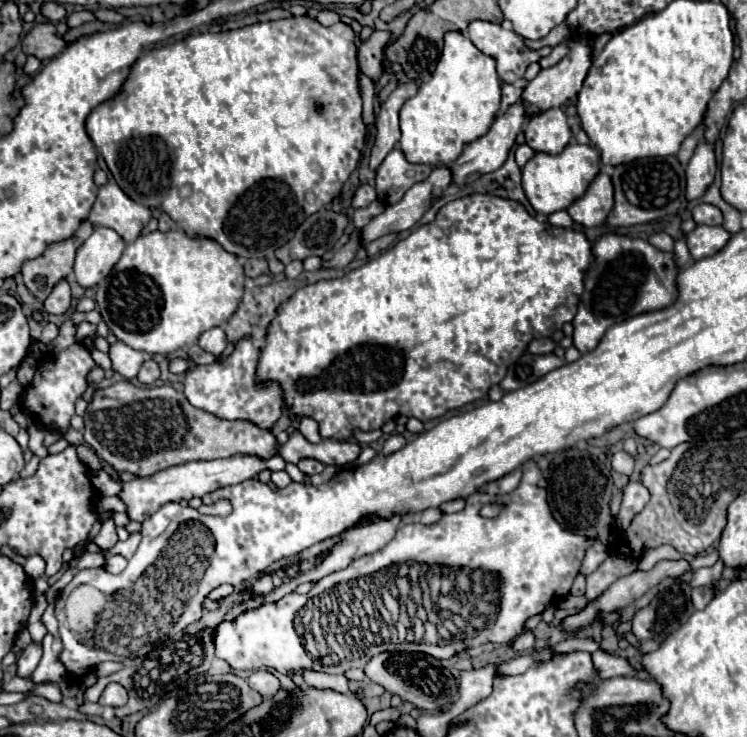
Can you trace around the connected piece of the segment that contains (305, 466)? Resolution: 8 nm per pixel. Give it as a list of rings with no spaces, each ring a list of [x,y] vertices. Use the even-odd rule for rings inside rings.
[[[302,459],[298,463],[298,469],[302,473],[306,473],[306,475],[316,475],[316,473],[322,473],[324,471],[324,465],[320,461],[316,461],[316,459]]]

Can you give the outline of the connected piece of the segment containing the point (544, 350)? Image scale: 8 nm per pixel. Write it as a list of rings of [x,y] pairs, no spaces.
[[[534,339],[526,351],[530,355],[548,355],[548,353],[552,353],[552,349],[554,349],[552,339]]]

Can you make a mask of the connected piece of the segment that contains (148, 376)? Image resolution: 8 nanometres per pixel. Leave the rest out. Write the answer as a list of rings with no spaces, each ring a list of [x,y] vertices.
[[[146,359],[140,373],[138,373],[138,381],[144,383],[144,385],[152,385],[156,379],[160,377],[160,369],[158,369],[158,363],[154,359]]]

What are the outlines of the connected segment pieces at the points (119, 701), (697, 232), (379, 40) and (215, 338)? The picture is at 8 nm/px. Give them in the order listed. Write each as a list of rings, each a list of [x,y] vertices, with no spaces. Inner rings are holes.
[[[110,683],[106,689],[104,689],[104,693],[102,693],[102,697],[100,697],[100,705],[114,705],[114,707],[120,707],[120,705],[124,705],[128,701],[128,695],[126,695],[126,691],[124,691],[124,687],[122,685],[118,685],[118,683]]]
[[[698,225],[688,239],[688,249],[694,259],[704,259],[708,255],[716,255],[730,239],[730,233],[724,227],[708,227],[708,225]]]
[[[374,31],[372,37],[366,43],[360,43],[358,47],[358,65],[364,75],[368,75],[374,83],[382,75],[382,59],[384,59],[384,47],[390,39],[388,31]]]
[[[212,327],[212,329],[208,329],[208,331],[204,331],[204,333],[200,335],[198,345],[200,345],[204,351],[212,353],[212,355],[220,355],[220,353],[226,349],[226,345],[228,345],[226,333],[224,333],[220,327]]]

